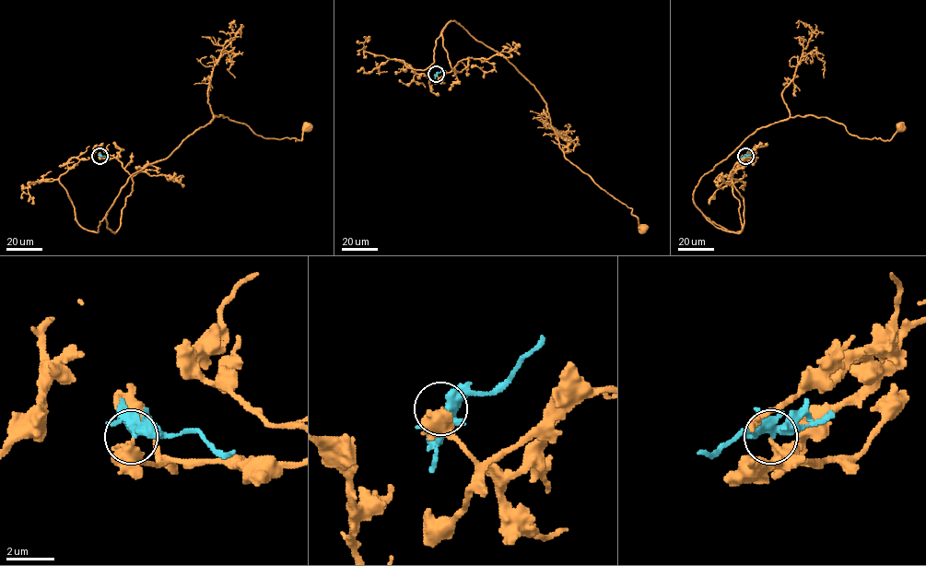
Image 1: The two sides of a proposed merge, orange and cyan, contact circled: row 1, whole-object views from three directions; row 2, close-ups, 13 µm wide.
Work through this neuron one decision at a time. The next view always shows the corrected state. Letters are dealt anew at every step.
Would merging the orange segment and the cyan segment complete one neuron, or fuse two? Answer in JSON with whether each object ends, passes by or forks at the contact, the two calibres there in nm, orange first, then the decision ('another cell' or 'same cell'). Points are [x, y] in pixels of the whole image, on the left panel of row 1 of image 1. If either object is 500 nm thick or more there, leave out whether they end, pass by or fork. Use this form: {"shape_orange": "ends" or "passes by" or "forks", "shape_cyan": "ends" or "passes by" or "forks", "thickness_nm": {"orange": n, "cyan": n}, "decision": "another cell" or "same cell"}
{"shape_orange": "ends", "shape_cyan": "forks", "thickness_nm": {"orange": 400, "cyan": 280}, "decision": "another cell"}

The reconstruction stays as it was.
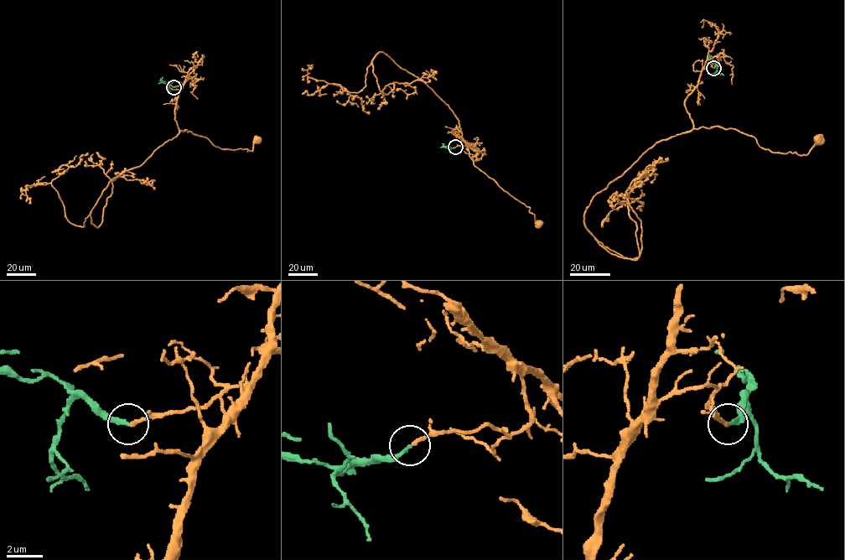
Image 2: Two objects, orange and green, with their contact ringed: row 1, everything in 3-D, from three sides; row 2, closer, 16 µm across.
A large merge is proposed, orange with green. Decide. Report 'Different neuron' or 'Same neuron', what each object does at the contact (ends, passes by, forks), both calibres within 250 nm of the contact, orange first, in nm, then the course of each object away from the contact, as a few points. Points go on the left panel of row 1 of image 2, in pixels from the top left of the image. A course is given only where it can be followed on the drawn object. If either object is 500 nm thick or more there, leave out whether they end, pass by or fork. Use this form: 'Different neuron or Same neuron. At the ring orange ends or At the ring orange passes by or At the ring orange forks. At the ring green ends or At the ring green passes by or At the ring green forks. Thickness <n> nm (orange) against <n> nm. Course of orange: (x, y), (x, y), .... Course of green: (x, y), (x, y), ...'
Same neuron. At the ring orange ends. At the ring green ends. Thickness 200 nm (orange) against 190 nm. Course of orange: (174, 87), (184, 84), (174, 111), (180, 132), (186, 130), (205, 137), (221, 149), (252, 151), (257, 140). Course of green: (174, 87), (163, 83), (163, 77)

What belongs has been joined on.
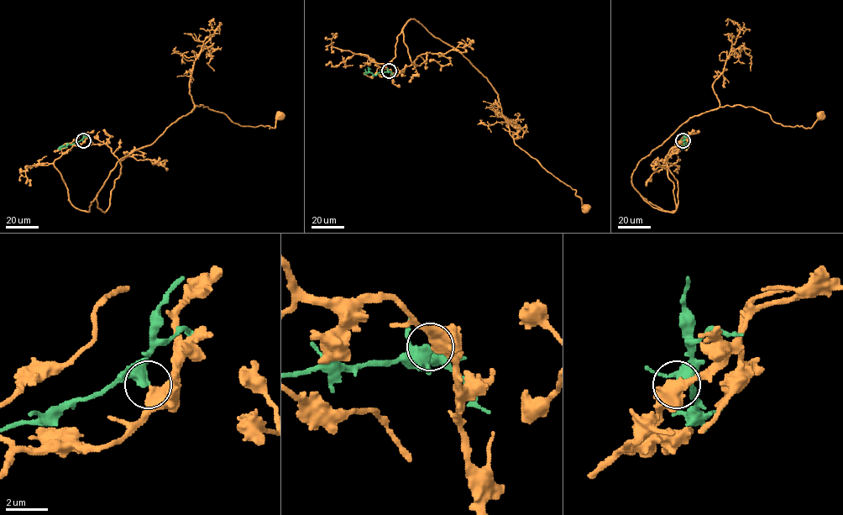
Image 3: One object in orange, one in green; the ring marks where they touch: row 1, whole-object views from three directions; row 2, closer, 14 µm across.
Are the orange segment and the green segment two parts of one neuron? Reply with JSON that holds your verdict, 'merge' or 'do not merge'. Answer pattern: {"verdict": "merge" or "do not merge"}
{"verdict": "do not merge"}

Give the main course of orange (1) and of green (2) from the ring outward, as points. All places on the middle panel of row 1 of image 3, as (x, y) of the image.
1: (389, 70), (360, 54), (389, 63), (397, 36), (414, 19), (486, 78), (514, 142), (575, 189), (586, 208)
2: (389, 70), (374, 75), (367, 73), (365, 69)

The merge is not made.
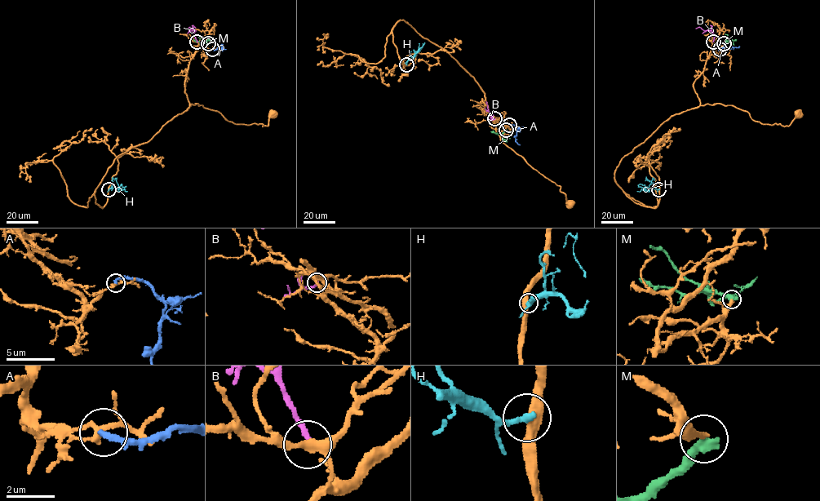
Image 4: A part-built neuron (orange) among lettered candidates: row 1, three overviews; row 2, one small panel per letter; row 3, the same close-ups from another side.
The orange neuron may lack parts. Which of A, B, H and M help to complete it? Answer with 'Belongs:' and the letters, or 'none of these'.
Belongs: B, M

